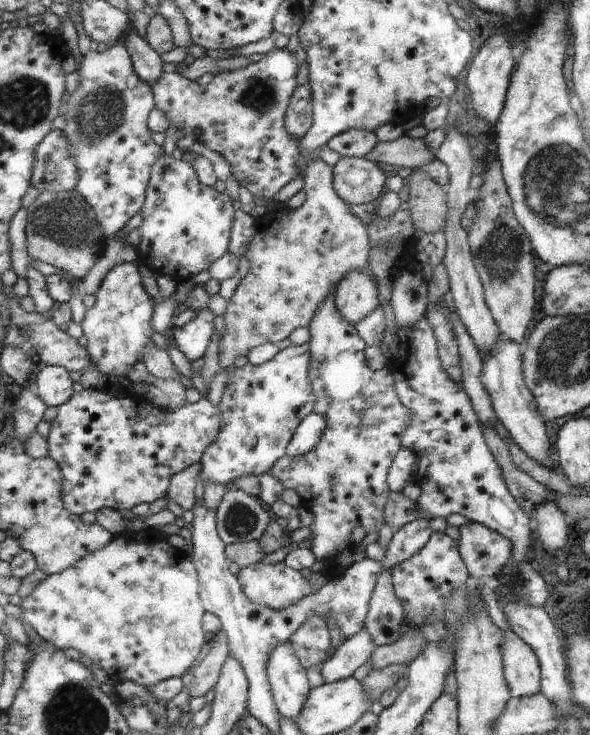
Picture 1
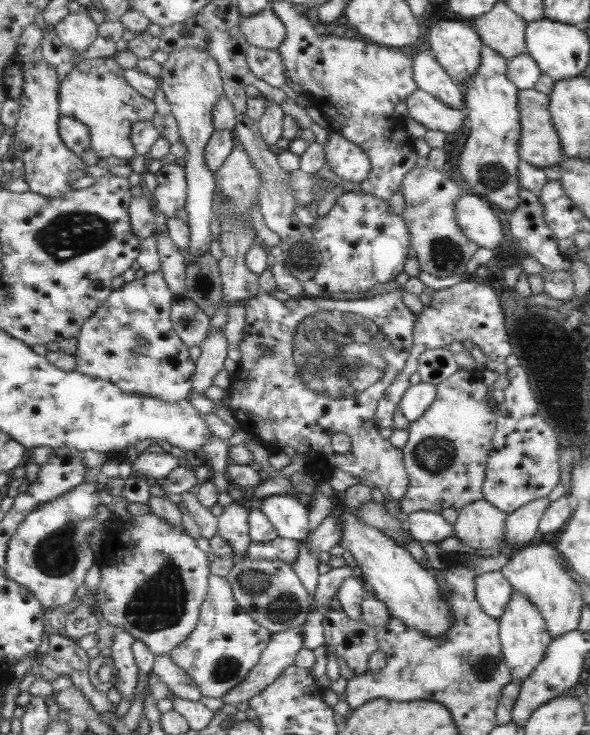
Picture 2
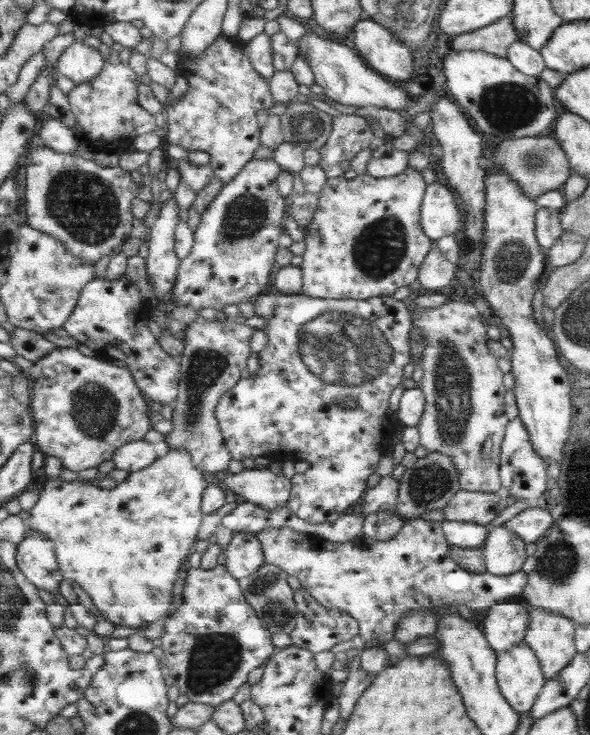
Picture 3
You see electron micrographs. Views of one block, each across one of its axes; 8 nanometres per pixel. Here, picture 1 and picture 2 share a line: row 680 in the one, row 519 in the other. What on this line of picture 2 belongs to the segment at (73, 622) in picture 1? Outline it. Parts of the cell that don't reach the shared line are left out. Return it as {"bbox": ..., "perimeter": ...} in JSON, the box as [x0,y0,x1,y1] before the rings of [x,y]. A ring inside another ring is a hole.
{"bbox":[93,510,212,654],"perimeter":[[[150,510],[146,515],[132,516],[131,525],[126,525],[125,521],[120,518],[112,516],[110,520],[110,527],[105,529],[105,541],[103,547],[99,550],[99,563],[104,567],[102,569],[102,581],[99,585],[98,590],[93,593],[94,601],[93,603],[101,613],[103,617],[108,620],[108,622],[113,625],[116,629],[125,630],[130,632],[136,640],[142,640],[149,646],[153,651],[153,654],[170,654],[174,648],[177,648],[188,640],[192,636],[192,632],[200,624],[201,607],[208,598],[208,592],[210,589],[209,577],[212,576],[211,570],[209,570],[209,558],[207,554],[197,546],[196,536],[191,534],[190,526],[173,526],[163,520],[160,516],[153,514]]]}

